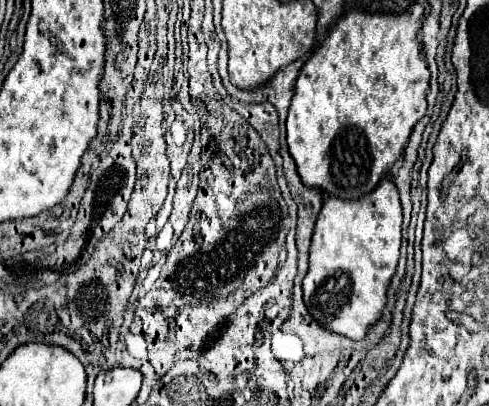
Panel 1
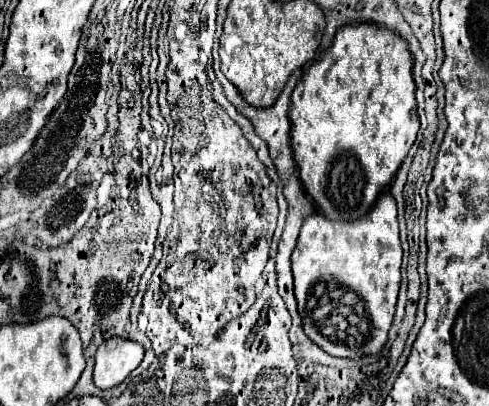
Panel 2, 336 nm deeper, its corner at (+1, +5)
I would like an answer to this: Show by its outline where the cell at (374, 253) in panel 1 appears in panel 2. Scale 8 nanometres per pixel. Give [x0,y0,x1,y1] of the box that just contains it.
[291,193,401,357]

